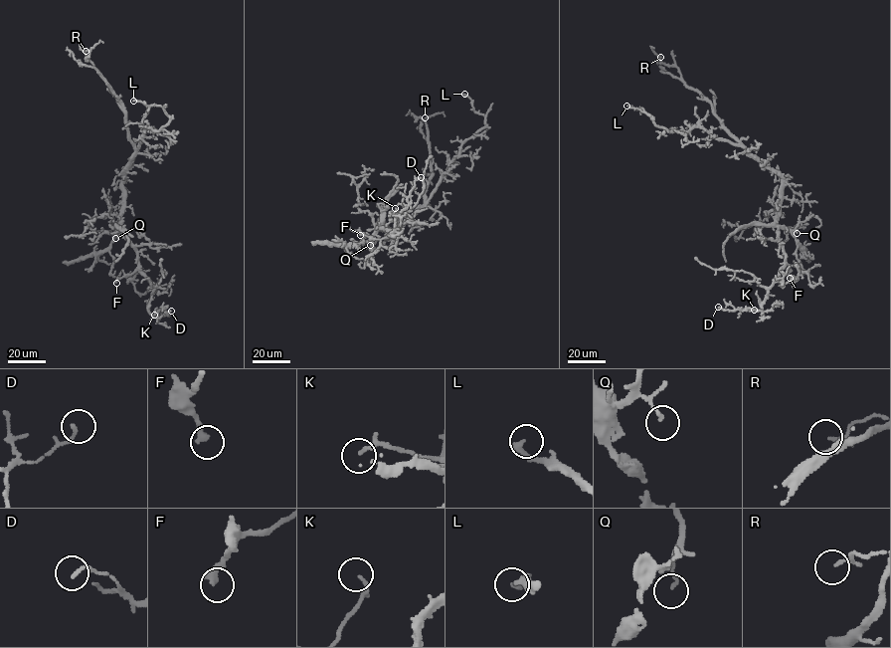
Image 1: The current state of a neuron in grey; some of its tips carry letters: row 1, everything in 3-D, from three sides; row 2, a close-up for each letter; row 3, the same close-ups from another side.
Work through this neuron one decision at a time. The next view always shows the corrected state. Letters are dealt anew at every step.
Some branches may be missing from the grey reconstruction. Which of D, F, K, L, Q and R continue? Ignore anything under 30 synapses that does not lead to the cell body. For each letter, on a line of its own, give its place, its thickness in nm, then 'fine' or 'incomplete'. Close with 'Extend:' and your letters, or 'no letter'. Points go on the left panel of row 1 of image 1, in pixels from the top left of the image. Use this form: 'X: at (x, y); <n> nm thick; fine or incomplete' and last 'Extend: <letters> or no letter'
D: at (171, 311); 140 nm thick; fine
F: at (116, 283); 320 nm thick; fine
K: at (154, 315); 140 nm thick; fine
L: at (133, 101); 200 nm thick; fine
Q: at (115, 238); 120 nm thick; fine
R: at (86, 51); 90 nm thick; fine
Extend: no letter

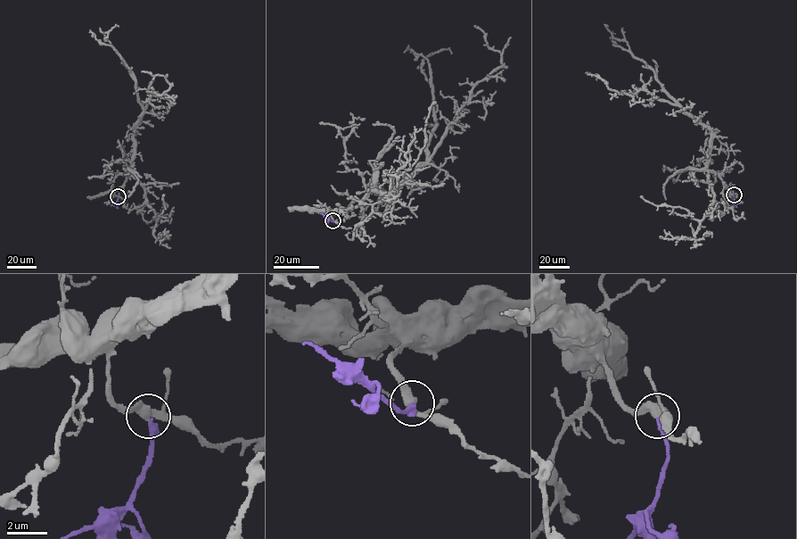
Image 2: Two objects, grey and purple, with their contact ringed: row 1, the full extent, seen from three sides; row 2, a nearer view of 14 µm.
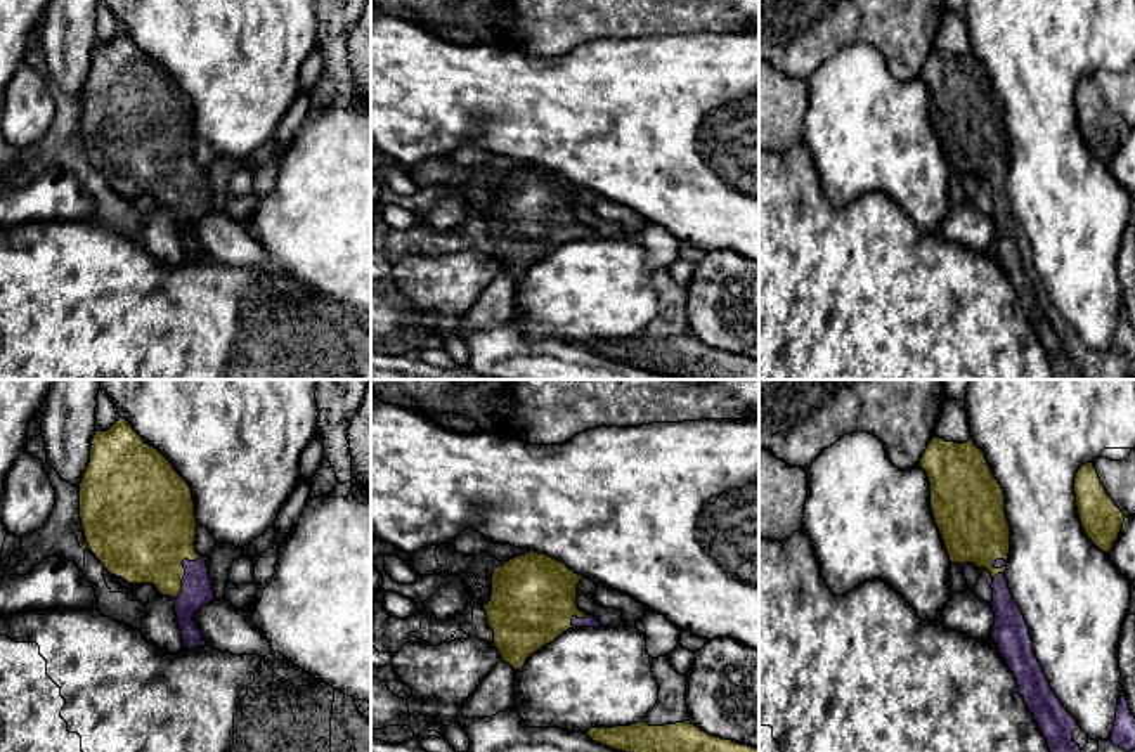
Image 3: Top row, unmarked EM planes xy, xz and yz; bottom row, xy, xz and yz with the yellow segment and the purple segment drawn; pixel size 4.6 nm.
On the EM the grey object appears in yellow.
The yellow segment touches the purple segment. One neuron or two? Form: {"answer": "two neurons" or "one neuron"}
{"answer": "one neuron"}

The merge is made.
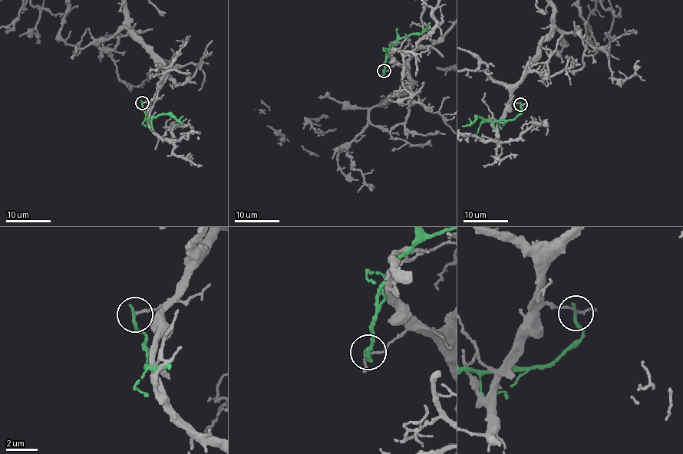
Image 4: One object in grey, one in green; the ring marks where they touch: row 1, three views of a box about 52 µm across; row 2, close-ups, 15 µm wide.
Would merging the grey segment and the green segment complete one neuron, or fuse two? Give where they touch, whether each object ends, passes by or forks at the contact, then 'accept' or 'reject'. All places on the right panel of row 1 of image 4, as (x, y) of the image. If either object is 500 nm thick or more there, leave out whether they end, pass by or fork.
at (520, 104); grey ends there; green ends there; reject

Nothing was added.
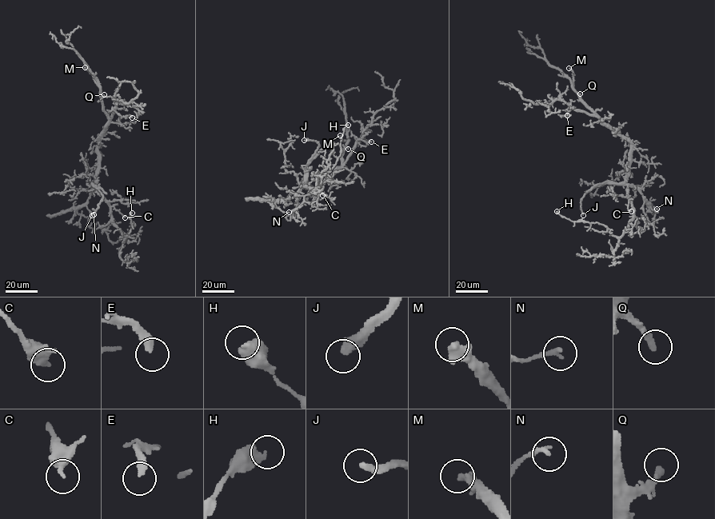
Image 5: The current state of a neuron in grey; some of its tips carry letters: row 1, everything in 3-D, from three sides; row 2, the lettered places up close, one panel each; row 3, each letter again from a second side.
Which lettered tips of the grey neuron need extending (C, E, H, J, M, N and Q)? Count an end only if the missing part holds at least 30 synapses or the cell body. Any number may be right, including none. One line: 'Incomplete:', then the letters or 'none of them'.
Incomplete: J, M, Q

